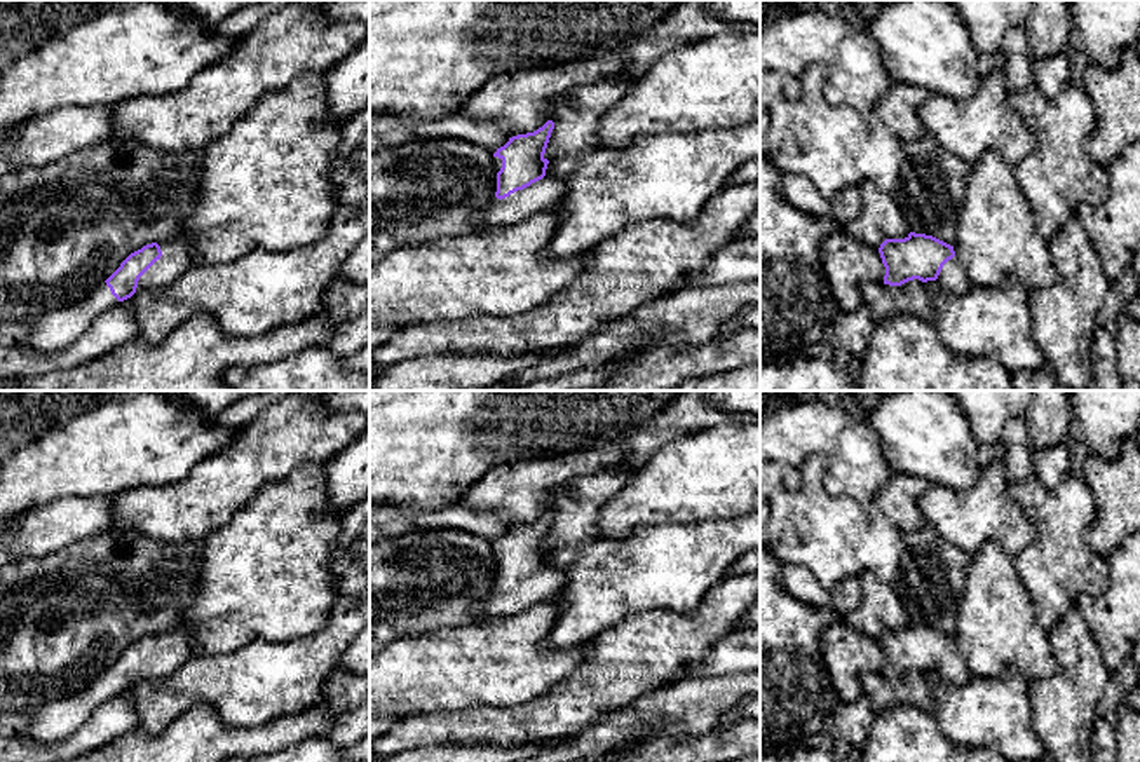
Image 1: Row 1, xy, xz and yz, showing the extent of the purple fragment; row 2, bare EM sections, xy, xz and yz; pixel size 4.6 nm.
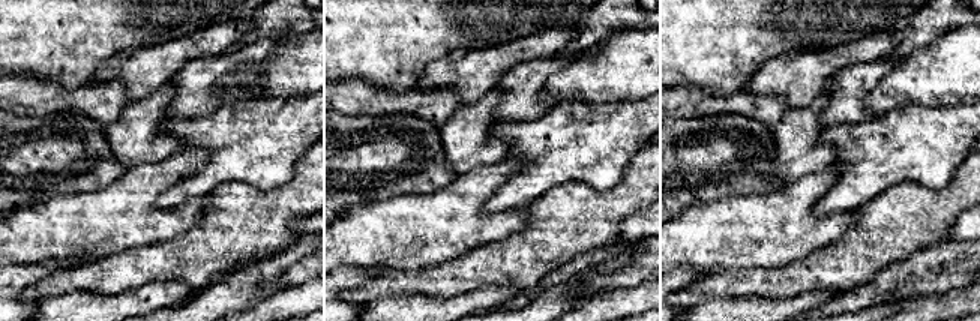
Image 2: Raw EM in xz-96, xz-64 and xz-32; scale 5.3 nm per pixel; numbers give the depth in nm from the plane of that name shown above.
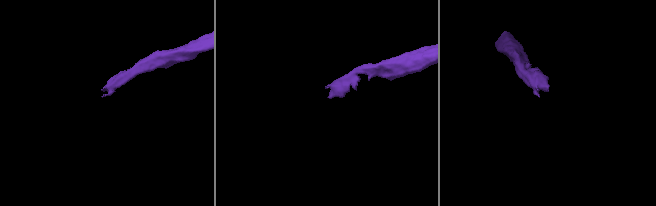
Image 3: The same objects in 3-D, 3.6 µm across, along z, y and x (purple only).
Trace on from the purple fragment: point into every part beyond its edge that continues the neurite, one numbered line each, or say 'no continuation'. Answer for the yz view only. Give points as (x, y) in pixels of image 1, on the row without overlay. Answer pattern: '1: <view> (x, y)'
1: yz (952, 666)

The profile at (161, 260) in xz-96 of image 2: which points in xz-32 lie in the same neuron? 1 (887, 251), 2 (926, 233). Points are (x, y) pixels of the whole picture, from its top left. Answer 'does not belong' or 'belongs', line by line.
1: belongs
2: belongs

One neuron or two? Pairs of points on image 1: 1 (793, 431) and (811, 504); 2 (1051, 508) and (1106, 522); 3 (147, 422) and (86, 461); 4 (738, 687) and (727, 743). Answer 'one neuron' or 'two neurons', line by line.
1: two neurons
2: two neurons
3: one neuron
4: two neurons

